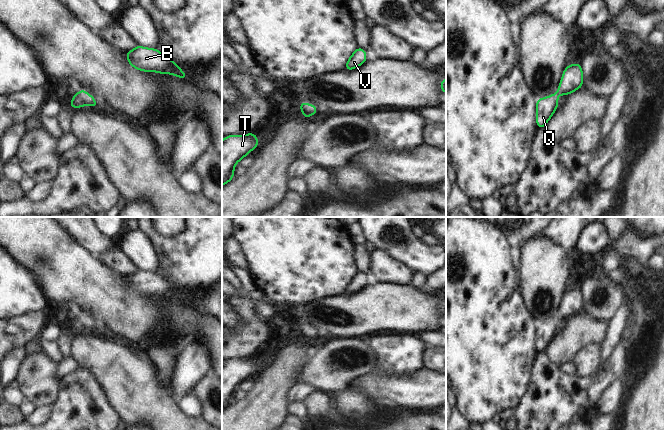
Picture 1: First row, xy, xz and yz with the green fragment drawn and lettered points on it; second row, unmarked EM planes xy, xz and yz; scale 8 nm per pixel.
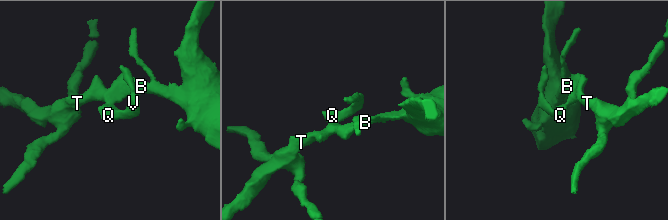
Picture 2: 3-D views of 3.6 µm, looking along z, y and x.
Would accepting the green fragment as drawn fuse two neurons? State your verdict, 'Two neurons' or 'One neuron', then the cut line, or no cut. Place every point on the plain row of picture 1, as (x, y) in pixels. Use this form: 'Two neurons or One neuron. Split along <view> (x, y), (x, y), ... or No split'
One neuron. No split

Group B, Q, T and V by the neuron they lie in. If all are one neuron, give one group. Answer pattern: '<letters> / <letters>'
B Q T V

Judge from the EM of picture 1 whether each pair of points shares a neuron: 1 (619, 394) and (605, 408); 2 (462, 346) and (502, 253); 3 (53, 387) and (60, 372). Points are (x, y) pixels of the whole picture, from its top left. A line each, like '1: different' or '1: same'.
1: same
2: same
3: different

